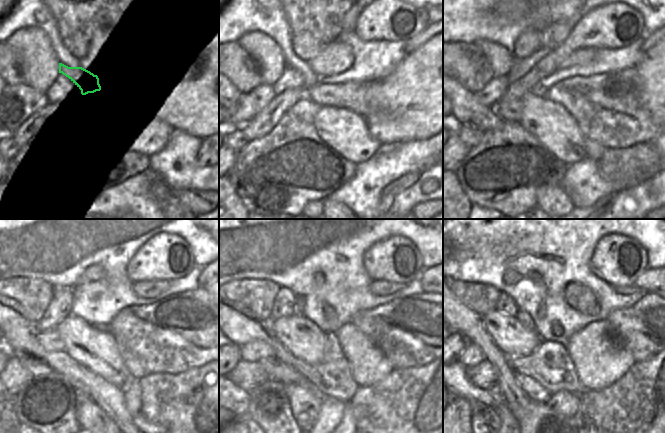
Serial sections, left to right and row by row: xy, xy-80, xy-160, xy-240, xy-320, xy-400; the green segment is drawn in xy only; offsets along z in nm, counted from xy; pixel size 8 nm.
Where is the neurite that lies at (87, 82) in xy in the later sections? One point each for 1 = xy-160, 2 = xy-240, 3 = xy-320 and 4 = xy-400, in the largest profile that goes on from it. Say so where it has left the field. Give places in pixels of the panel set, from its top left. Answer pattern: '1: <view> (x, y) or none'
1: xy-160 (607, 108)
2: xy-240 (181, 331)
3: xy-320 (413, 331)
4: xy-400 (646, 328)

